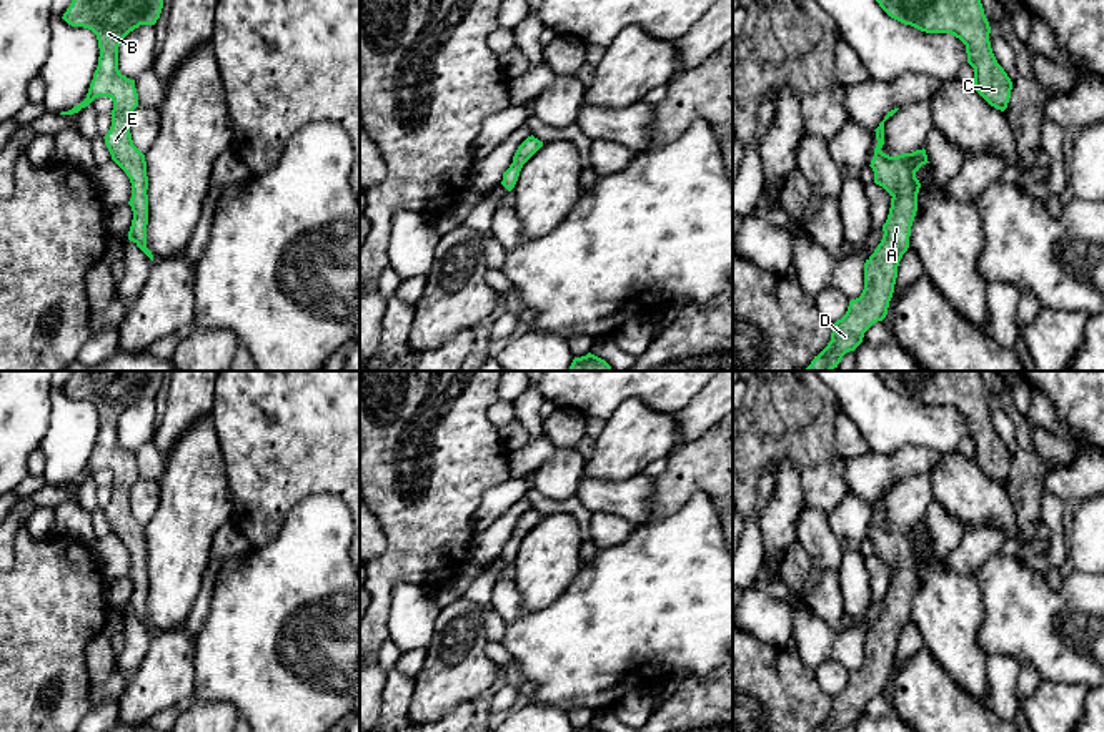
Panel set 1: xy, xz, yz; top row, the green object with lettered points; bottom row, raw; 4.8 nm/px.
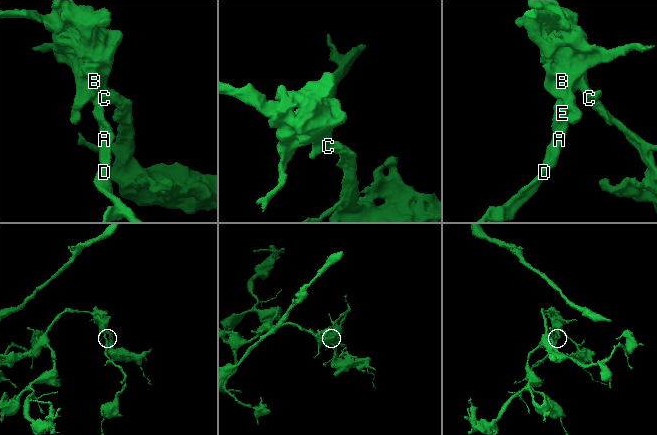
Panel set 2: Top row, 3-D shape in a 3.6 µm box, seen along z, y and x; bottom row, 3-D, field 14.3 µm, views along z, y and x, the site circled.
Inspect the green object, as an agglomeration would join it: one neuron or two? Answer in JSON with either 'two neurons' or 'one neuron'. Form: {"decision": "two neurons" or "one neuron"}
{"decision": "one neuron"}

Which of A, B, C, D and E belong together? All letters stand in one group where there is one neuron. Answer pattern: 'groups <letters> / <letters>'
groups A B C D E

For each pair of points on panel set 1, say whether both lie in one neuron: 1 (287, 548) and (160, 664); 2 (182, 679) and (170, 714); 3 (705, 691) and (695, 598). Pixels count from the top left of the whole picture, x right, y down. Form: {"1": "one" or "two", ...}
{"1": "two", "2": "two", "3": "two"}

